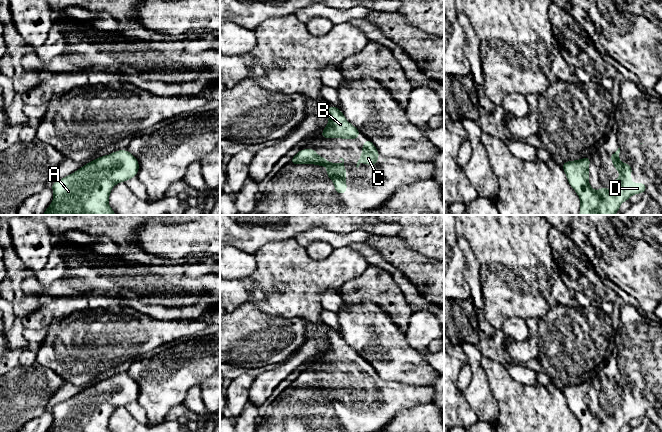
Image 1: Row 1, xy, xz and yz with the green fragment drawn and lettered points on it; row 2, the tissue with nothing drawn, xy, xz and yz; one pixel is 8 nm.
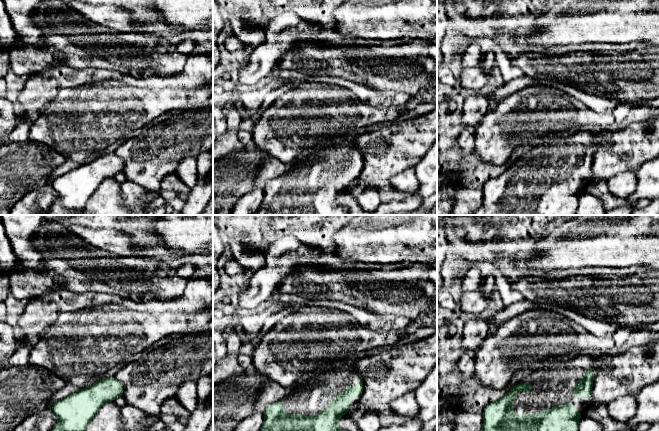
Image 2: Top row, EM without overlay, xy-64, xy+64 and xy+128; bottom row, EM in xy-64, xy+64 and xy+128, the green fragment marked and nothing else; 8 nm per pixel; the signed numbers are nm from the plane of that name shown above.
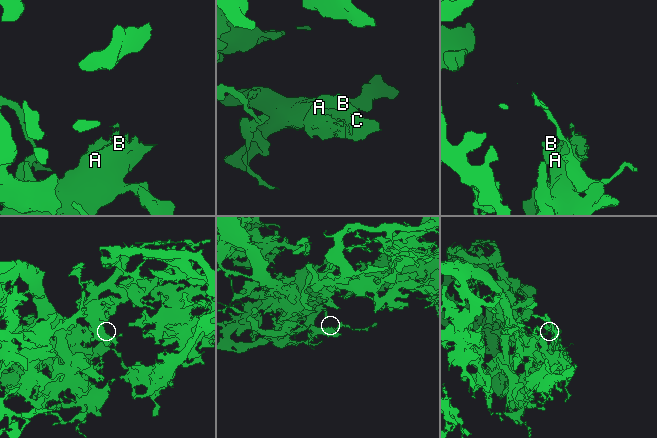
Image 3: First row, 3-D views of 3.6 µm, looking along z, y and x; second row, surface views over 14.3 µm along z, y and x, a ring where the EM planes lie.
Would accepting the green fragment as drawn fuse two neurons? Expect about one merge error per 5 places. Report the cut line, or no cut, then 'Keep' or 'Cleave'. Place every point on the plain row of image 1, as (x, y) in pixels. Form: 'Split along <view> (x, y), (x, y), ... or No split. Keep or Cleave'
No split. Keep

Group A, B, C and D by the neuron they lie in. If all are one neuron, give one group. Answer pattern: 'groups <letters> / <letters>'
groups A B C D

